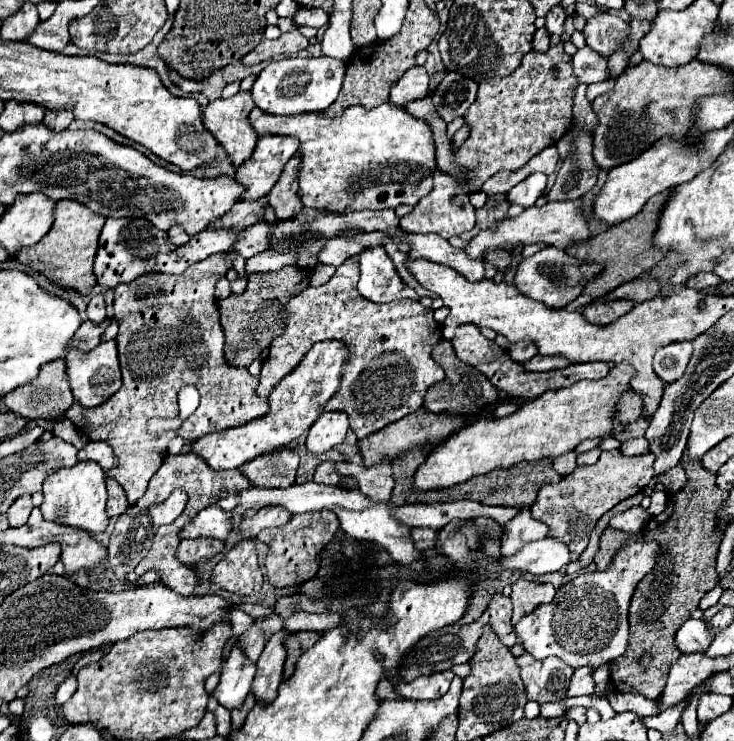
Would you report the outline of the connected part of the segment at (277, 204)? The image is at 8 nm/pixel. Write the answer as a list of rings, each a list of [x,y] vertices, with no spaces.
[[[291,159],[285,165],[277,185],[267,195],[269,205],[275,209],[277,219],[289,219],[289,215],[297,215],[303,207],[301,199],[297,199],[297,159]]]

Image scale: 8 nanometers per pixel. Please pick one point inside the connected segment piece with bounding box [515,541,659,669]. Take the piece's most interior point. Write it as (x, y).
(586, 624)

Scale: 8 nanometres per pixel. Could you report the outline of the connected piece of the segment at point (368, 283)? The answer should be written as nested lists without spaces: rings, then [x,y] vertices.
[[[383,247],[361,253],[359,265],[361,265],[361,279],[357,289],[365,299],[373,303],[389,303],[403,297],[419,299],[419,295],[409,285],[403,283]]]

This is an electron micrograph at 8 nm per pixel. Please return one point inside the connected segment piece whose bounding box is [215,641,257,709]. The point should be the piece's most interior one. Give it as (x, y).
(238, 671)

